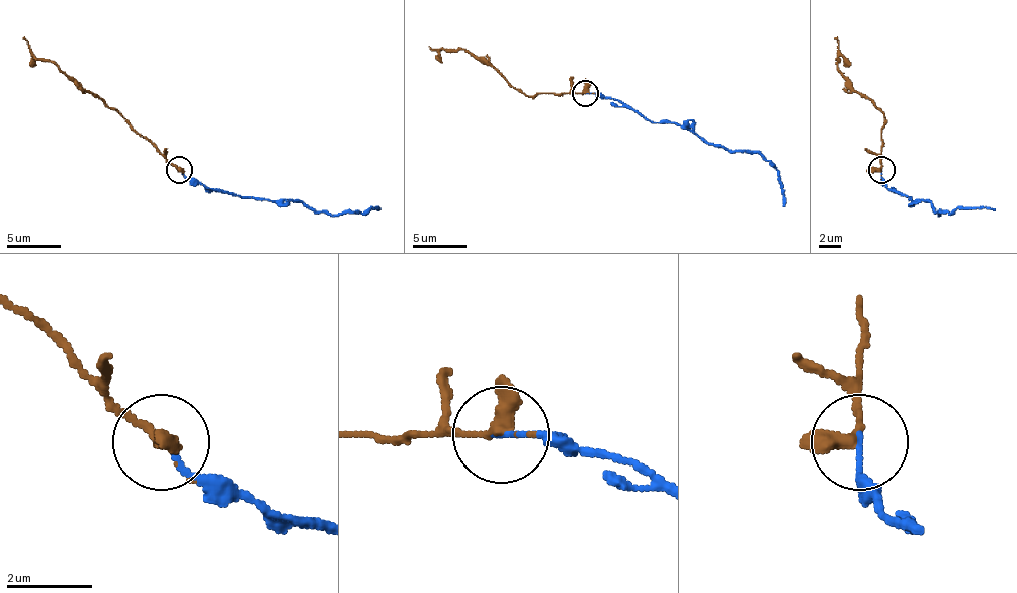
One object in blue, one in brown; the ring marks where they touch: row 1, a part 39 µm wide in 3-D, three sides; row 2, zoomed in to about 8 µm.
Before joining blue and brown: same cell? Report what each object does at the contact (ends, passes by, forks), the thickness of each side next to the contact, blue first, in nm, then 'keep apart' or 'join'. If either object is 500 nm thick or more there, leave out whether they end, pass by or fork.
blue ends; brown passes by; calibres 130 and 280 nm; join

